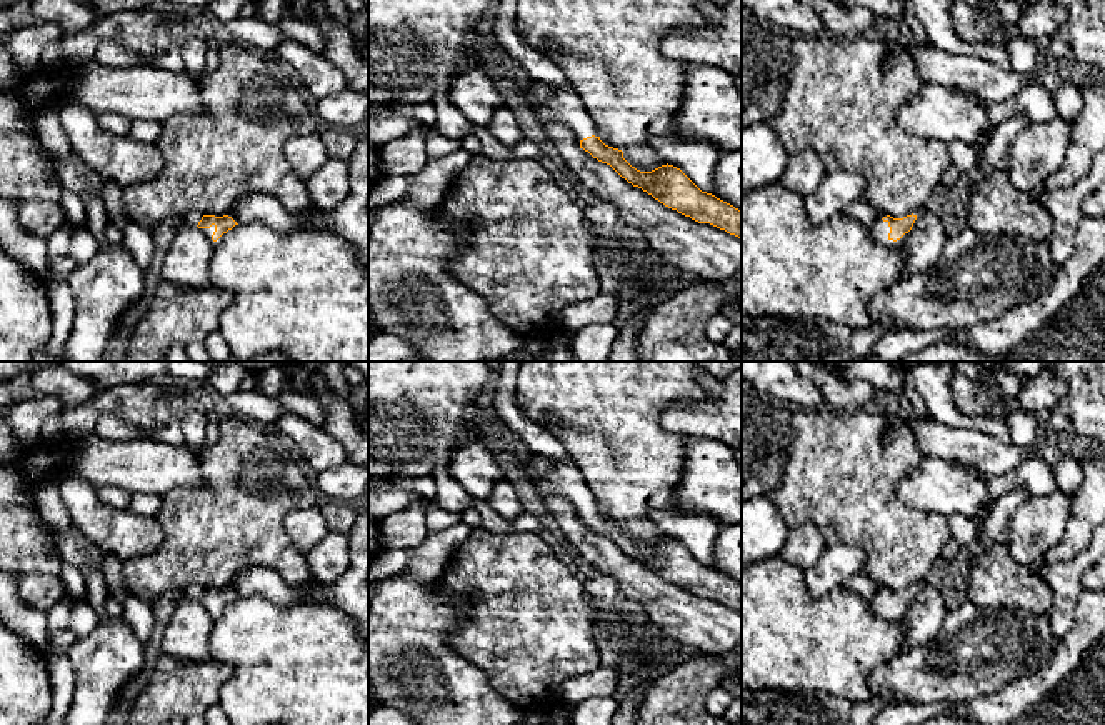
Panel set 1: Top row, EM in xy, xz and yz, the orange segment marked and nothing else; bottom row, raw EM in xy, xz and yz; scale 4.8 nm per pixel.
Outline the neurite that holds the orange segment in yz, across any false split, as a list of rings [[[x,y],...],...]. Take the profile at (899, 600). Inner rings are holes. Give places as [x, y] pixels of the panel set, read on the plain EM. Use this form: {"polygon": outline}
{"polygon": [[[880,587],[868,603],[875,615],[885,620],[898,620],[907,612],[907,607],[912,603],[915,593],[917,588],[913,587],[903,592],[893,592],[887,587]]]}

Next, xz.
{"polygon": [[[552,462],[553,468],[550,472],[532,480],[542,495],[568,498],[578,512],[580,522],[598,535],[610,538],[622,552],[642,562],[665,580],[698,597],[710,597],[742,612],[742,583],[712,567],[702,565],[673,538],[667,537],[652,545],[637,543],[623,532],[622,523],[600,513],[597,497],[573,462]]]}

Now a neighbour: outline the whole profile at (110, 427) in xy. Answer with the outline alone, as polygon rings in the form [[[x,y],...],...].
[[[102,413],[93,425],[93,433],[105,440],[130,440],[130,438],[148,438],[153,440],[152,435],[113,413]]]

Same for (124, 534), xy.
[[[68,472],[57,487],[73,525],[118,562],[125,563],[162,545],[165,532],[155,518],[102,503],[80,475]]]

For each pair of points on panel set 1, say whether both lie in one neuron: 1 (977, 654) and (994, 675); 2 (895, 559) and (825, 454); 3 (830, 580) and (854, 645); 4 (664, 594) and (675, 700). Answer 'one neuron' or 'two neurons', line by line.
1: one neuron
2: one neuron
3: two neurons
4: two neurons

